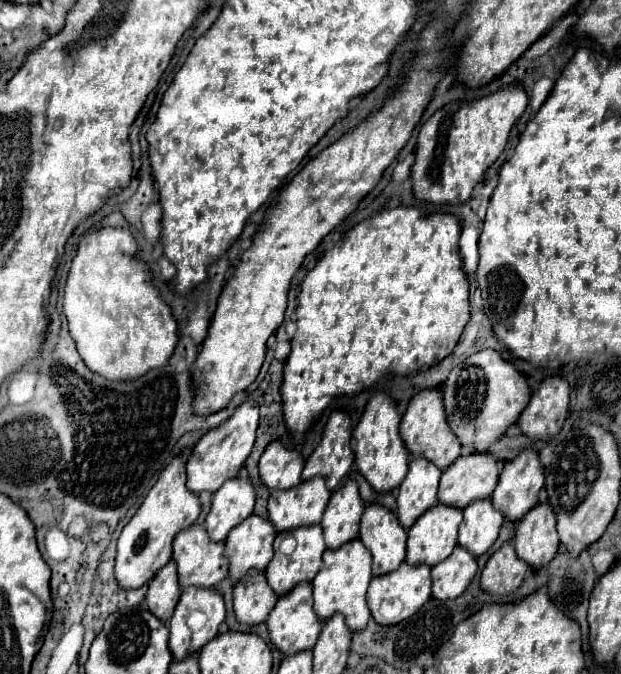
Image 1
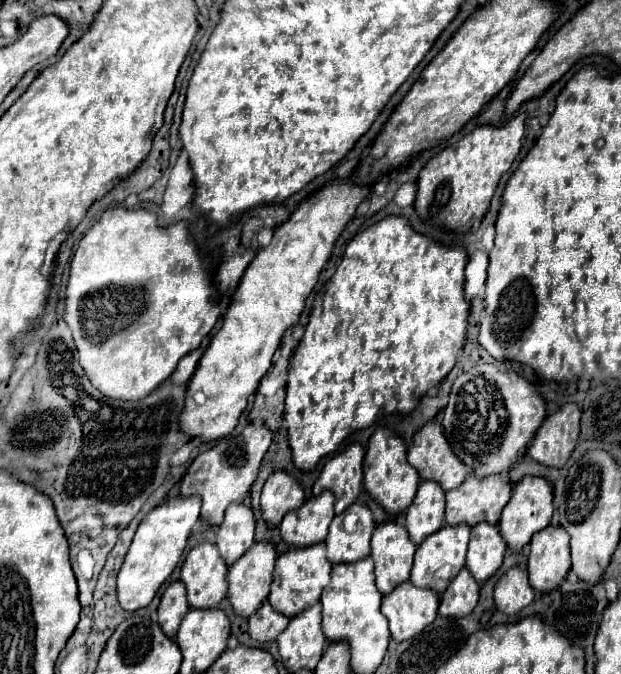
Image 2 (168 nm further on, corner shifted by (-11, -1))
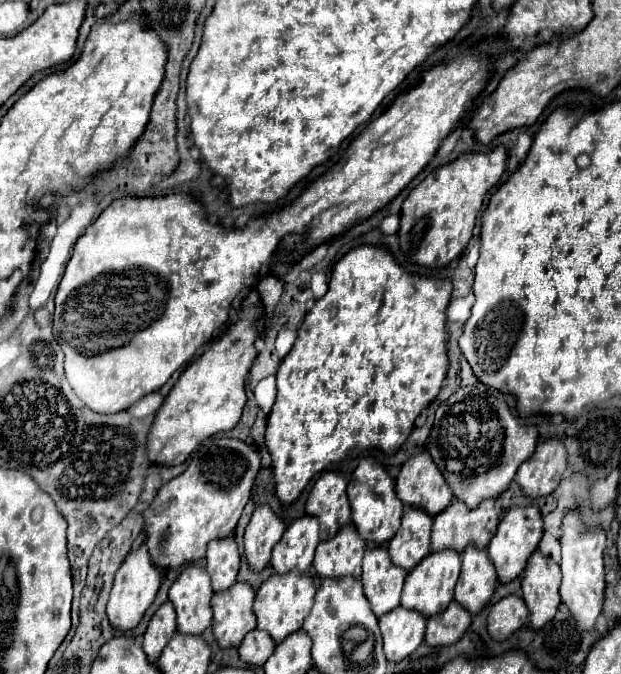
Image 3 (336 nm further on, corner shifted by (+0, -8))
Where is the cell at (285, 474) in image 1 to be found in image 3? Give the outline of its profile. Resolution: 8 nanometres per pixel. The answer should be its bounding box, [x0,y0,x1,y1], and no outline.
[244,505,284,571]

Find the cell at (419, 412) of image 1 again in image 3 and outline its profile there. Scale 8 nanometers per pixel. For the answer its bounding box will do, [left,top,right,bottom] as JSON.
[396,451,452,515]

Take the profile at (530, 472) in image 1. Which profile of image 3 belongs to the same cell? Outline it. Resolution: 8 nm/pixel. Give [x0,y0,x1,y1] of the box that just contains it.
[486,505,542,583]

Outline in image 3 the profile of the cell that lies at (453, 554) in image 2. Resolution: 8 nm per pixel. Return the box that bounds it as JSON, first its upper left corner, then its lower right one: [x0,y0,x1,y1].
[400,549,460,617]

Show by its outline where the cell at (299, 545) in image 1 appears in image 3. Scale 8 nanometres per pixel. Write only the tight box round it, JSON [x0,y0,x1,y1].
[254,571,316,643]

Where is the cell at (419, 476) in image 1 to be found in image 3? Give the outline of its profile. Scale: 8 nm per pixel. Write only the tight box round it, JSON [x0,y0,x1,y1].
[388,507,432,571]

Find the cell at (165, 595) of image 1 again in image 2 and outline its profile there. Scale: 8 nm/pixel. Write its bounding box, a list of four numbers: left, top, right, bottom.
[159,582,189,638]

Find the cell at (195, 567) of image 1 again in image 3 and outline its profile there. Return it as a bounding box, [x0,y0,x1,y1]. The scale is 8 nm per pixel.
[168,563,212,635]

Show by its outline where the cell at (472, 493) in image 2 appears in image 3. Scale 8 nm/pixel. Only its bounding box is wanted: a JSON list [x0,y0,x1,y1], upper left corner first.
[432,499,500,551]

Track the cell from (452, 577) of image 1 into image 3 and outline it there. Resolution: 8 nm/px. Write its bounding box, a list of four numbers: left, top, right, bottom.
[426,601,472,647]

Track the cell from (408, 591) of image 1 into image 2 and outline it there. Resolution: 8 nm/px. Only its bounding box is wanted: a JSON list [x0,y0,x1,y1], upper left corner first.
[381,582,437,642]

